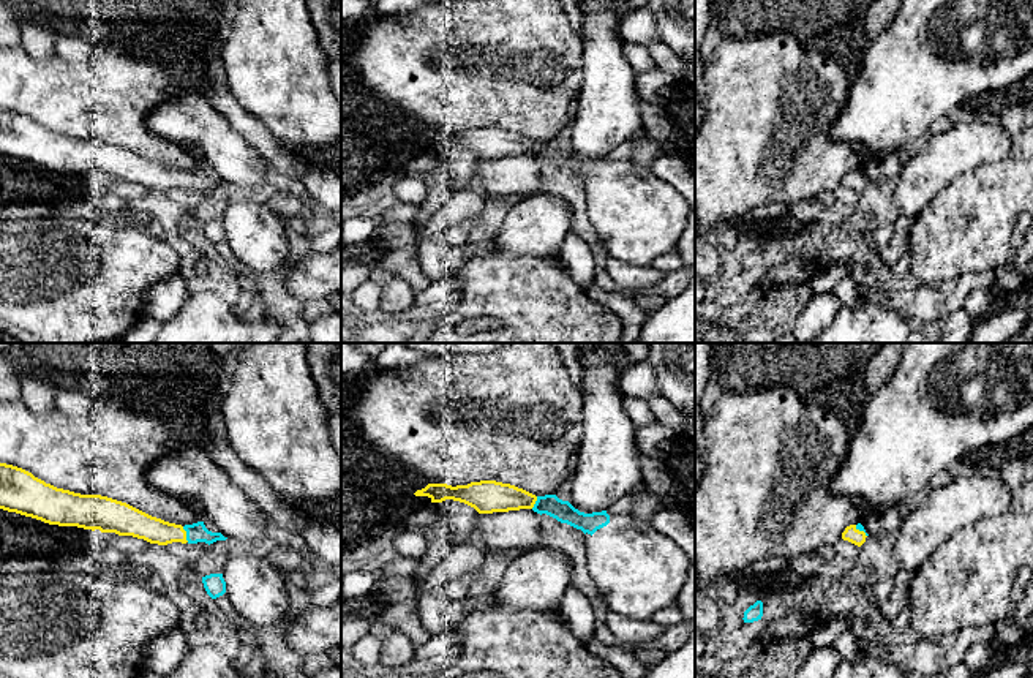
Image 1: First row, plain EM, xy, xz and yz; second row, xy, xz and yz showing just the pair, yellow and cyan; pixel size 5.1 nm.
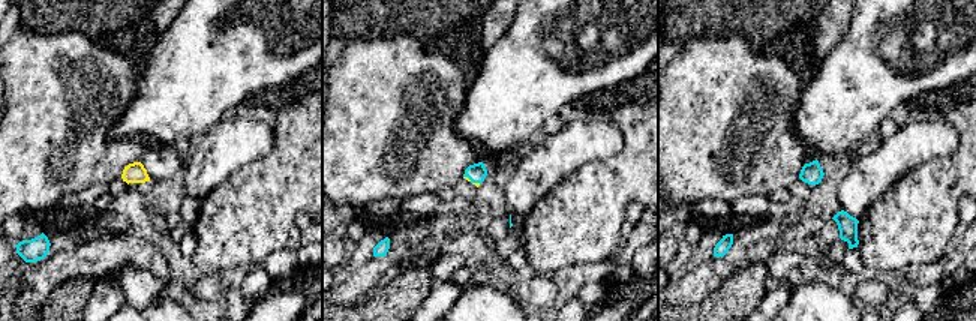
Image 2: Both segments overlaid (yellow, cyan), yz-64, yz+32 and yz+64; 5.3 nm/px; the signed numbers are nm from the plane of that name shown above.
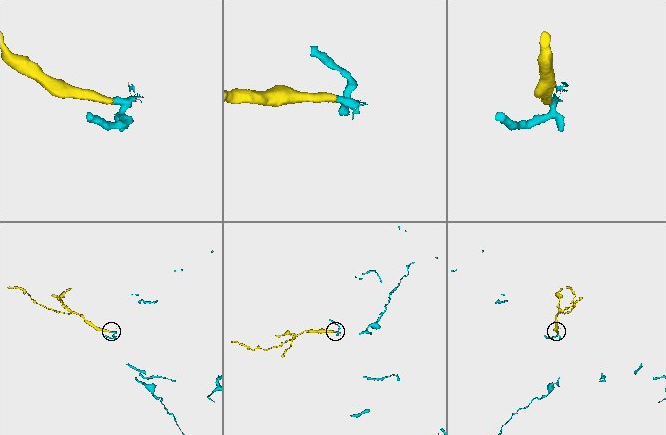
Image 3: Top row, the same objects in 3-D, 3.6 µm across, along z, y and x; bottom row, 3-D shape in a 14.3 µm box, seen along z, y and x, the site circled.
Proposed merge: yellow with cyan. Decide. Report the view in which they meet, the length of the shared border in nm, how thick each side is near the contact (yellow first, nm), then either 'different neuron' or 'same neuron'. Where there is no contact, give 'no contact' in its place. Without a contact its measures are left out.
meets yellow in xy; contact 90 nm long; 140 nm thick on the yellow side, 100 nm on the other; same neuron

